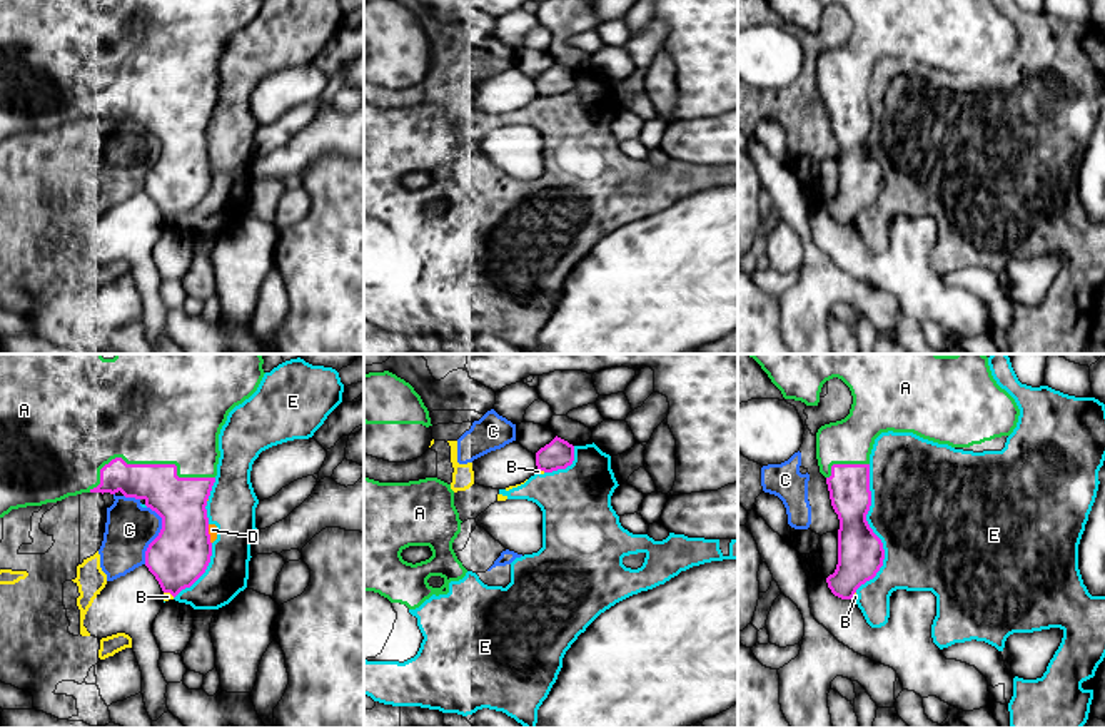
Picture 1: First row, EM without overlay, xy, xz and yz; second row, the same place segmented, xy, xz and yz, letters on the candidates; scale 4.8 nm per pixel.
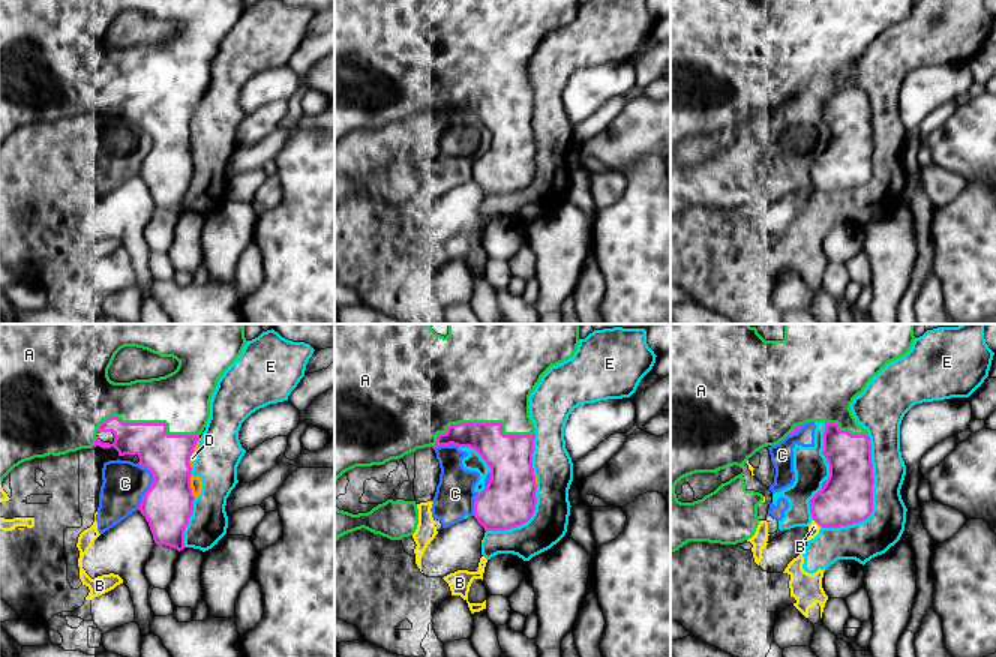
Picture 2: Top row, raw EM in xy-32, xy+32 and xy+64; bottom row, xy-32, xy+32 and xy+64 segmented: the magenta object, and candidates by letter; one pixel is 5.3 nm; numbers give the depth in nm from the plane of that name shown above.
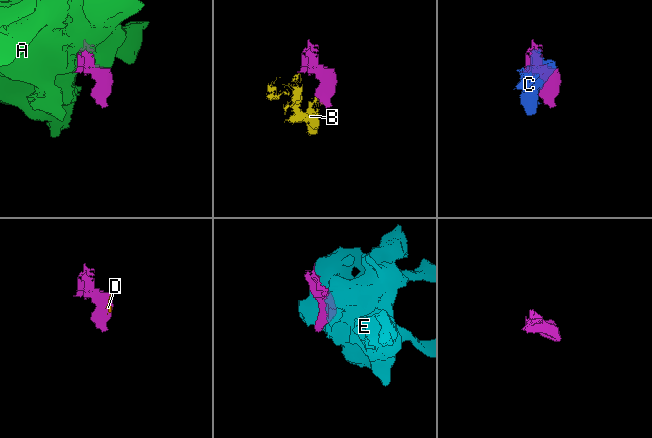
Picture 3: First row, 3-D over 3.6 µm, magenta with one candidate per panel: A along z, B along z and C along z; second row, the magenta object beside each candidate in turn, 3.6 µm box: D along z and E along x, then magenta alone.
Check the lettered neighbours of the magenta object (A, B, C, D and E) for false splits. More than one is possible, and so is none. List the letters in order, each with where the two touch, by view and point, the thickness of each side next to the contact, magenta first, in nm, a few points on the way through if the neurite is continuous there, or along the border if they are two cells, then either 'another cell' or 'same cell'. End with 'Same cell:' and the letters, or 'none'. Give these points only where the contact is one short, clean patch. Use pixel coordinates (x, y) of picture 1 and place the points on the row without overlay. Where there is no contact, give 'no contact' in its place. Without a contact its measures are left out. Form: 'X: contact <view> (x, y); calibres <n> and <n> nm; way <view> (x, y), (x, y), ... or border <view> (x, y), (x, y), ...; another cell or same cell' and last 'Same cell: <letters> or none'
A: contact xy (149, 90); calibres 240 and 440 nm; same cell
B: contact xy (169, 217); calibres 280 and 40 nm; border xy (164, 217), (174, 222); another cell
C: contact xy (159, 161); calibres 280 and 240 nm; another cell
D: contact xy (209, 161); calibres 280 and 50 nm; border xy (207, 151), (211, 169); another cell
E: contact yz (872, 156); calibres 220 and 480 nm; another cell
Same cell: A

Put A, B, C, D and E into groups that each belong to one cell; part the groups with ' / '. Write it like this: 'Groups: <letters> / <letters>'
Groups: A / B C D E

